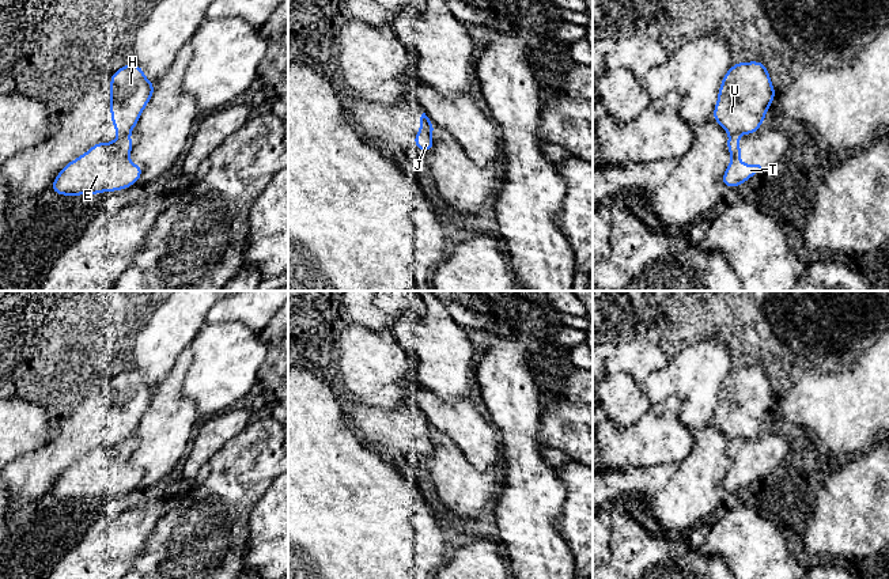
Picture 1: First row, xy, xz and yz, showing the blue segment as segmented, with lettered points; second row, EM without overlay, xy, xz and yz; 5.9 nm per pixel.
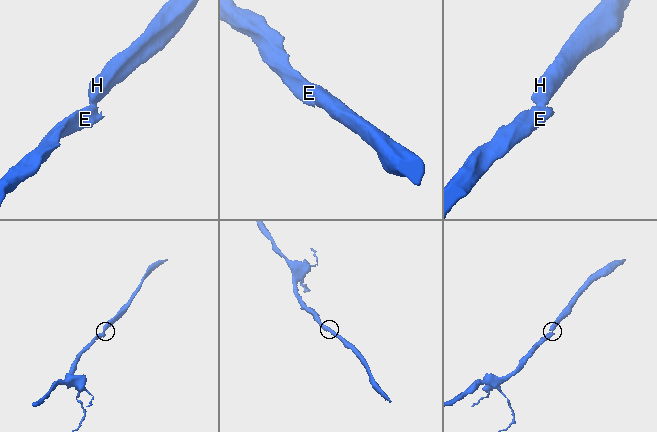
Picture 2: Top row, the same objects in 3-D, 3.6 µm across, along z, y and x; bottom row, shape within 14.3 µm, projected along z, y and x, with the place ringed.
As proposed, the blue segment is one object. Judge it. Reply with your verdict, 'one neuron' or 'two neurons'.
two neurons

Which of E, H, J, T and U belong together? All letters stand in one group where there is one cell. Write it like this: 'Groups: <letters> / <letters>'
Groups: E T / H J U

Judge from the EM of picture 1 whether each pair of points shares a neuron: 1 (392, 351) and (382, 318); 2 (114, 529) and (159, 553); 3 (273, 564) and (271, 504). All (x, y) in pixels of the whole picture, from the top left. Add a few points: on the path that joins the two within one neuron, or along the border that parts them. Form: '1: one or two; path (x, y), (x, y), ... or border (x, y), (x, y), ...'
1: two; border (384, 328), (390, 329)
2: two; border (161, 518), (144, 551), (133, 564)
3: one; path (273, 549), (273, 519)

